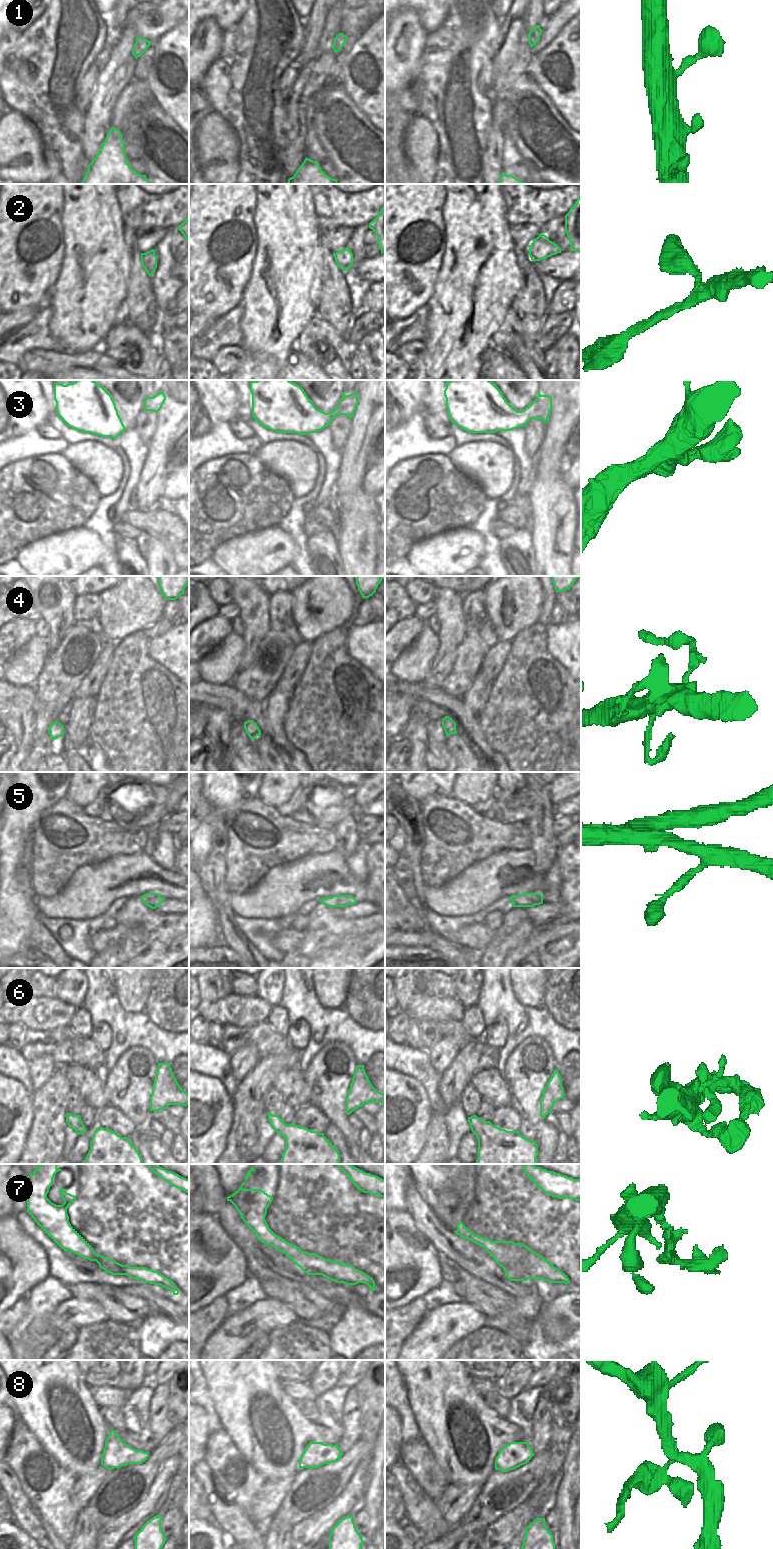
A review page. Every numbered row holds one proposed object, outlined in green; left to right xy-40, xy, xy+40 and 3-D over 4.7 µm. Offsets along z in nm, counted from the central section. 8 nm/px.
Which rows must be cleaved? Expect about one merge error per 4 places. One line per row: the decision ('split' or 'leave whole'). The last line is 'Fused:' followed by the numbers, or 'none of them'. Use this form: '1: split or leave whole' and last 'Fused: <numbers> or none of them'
1: leave whole
2: leave whole
3: leave whole
4: split
5: leave whole
6: leave whole
7: split
8: leave whole
Fused: 4, 7

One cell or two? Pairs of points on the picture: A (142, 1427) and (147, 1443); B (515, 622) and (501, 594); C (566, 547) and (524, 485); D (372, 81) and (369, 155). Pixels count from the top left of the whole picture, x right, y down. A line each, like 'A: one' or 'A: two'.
A: two
B: one
C: two
D: two

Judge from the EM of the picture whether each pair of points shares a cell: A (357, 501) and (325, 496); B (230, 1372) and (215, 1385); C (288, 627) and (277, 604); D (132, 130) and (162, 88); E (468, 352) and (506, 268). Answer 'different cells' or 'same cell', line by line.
A: different cells
B: same cell
C: same cell
D: different cells
E: same cell

